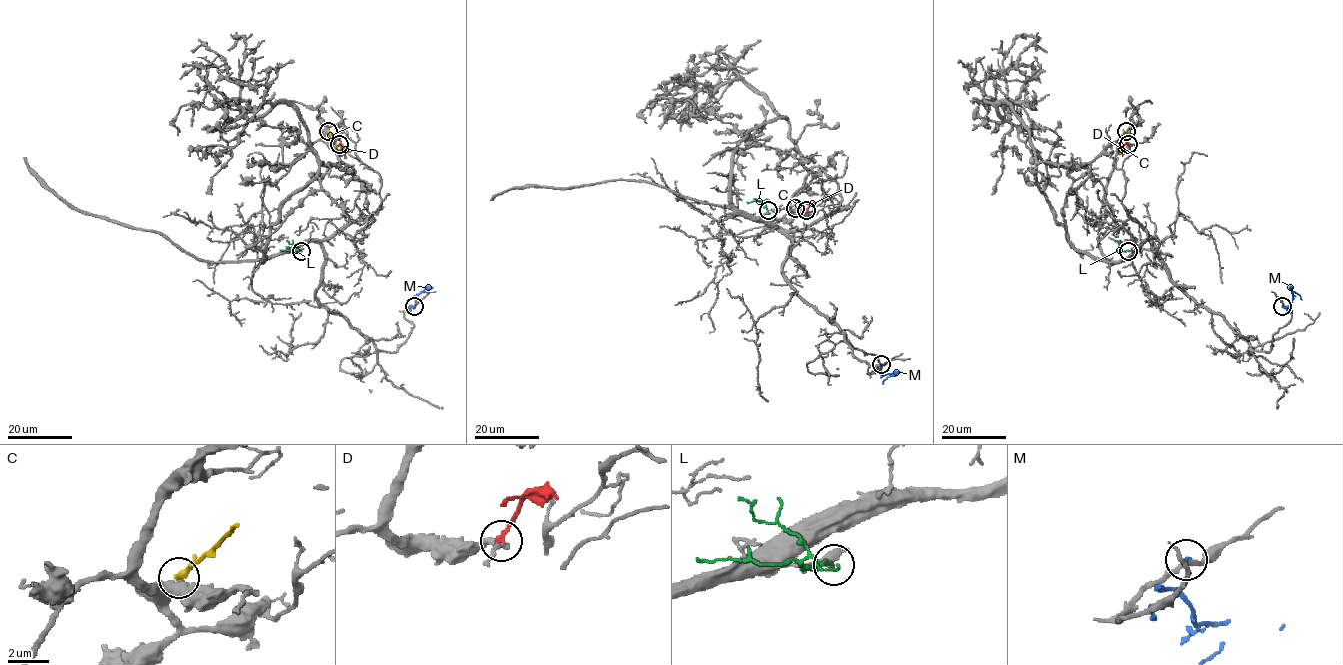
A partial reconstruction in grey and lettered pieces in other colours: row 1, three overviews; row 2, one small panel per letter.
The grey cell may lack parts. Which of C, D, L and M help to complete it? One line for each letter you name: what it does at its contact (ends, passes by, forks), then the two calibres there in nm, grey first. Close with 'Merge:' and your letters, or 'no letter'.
L: it ends there; 220 nm thick on the grey side, 160 nm on the other
Merge: L

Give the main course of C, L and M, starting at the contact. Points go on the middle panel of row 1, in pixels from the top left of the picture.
C: (795, 208), (804, 200), (808, 203)
L: (768, 210), (764, 200), (753, 198)
M: (881, 364), (882, 374), (890, 375), (882, 384)

